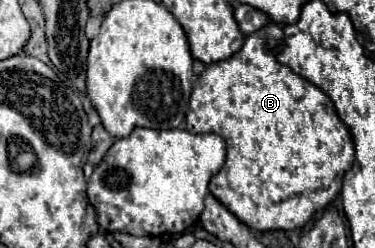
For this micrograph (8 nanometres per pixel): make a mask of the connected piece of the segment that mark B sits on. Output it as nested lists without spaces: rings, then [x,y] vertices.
[[[273,21],[247,35],[241,51],[205,67],[193,85],[187,113],[187,131],[215,133],[227,143],[227,161],[209,181],[209,191],[249,229],[257,231],[303,227],[315,211],[333,201],[341,189],[343,175],[355,161],[351,133],[339,119],[329,95],[291,69],[285,69],[271,53],[271,49],[283,45],[283,41],[283,27]]]

